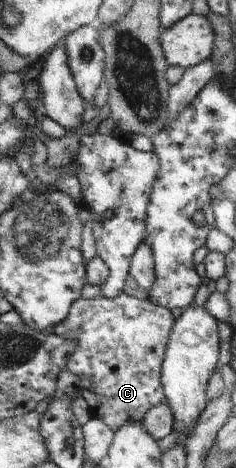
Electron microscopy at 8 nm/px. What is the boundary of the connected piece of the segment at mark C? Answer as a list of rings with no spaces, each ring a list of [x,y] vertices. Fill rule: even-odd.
[[[122,293],[110,299],[76,300],[67,317],[54,327],[57,336],[65,332],[75,335],[75,349],[67,355],[65,369],[80,378],[80,397],[88,404],[91,417],[99,419],[110,431],[115,432],[126,422],[139,422],[145,411],[163,401],[161,363],[173,322],[169,309]]]

